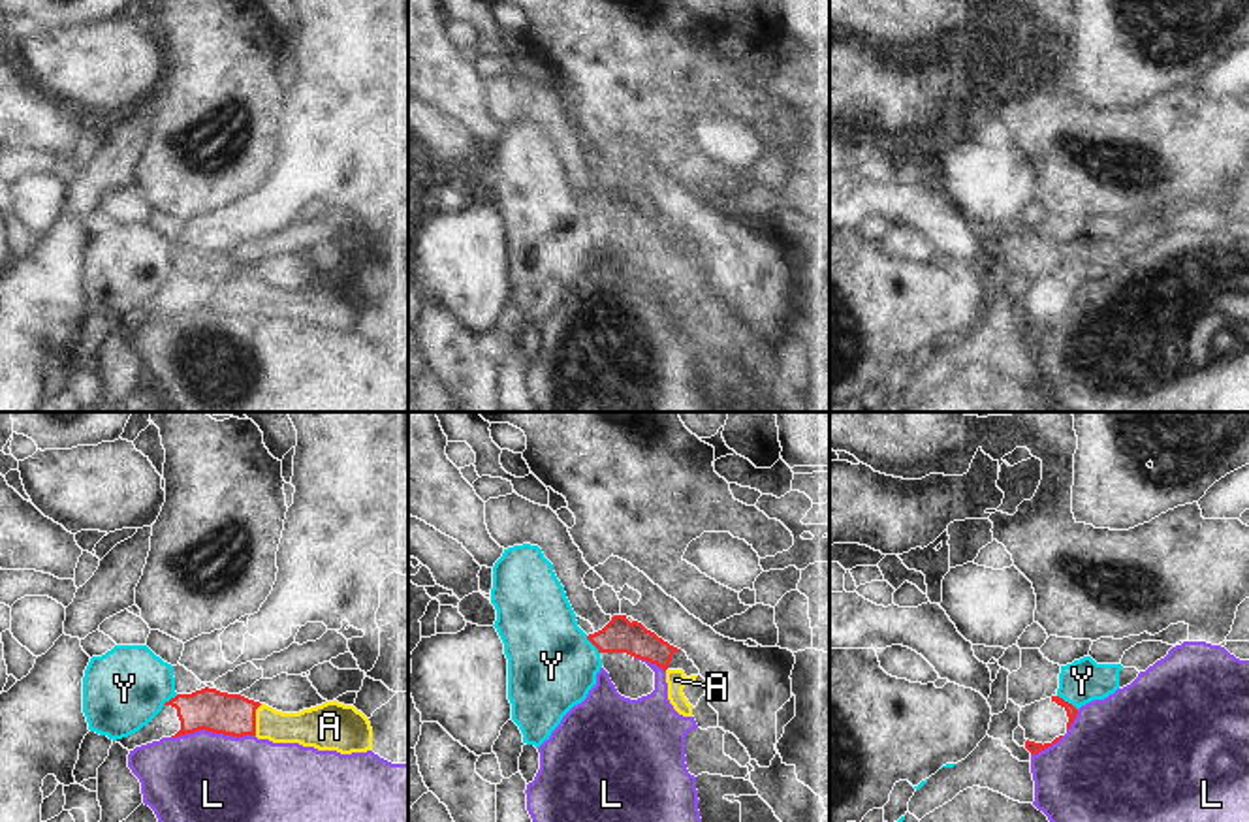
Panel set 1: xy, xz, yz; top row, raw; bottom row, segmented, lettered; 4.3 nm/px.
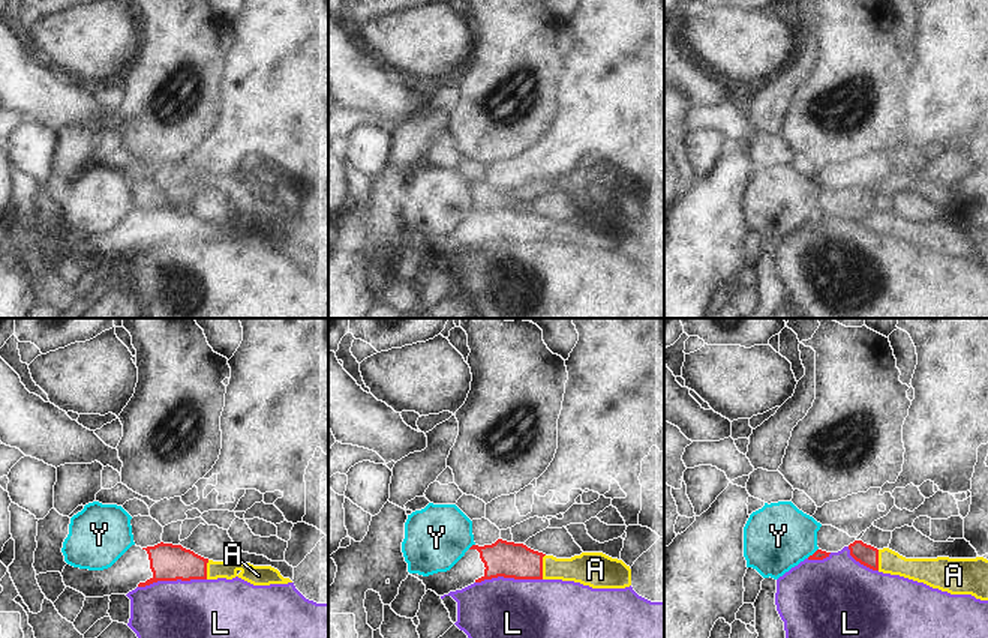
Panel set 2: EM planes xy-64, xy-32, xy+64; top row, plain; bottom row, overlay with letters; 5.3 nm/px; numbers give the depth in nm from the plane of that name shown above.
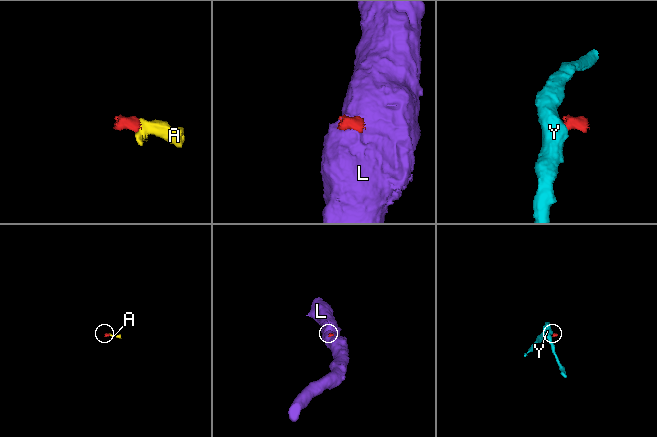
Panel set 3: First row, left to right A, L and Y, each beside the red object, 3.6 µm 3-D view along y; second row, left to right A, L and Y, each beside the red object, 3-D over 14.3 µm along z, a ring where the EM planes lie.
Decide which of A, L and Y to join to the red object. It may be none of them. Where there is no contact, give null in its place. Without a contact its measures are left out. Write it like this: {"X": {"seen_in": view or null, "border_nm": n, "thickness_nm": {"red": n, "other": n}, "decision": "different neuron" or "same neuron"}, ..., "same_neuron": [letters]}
{"A": {"seen_in": "xy", "border_nm": 140, "thickness_nm": {"red": 180, "other": 160}, "decision": "same neuron"}, "L": {"seen_in": "xy", "border_nm": 360, "thickness_nm": {"red": 180, "other": 380}, "decision": "different neuron"}, "Y": {"seen_in": "yz", "border_nm": 110, "thickness_nm": {"red": 50, "other": 190}, "decision": "different neuron"}, "same_neuron": ["A"]}

